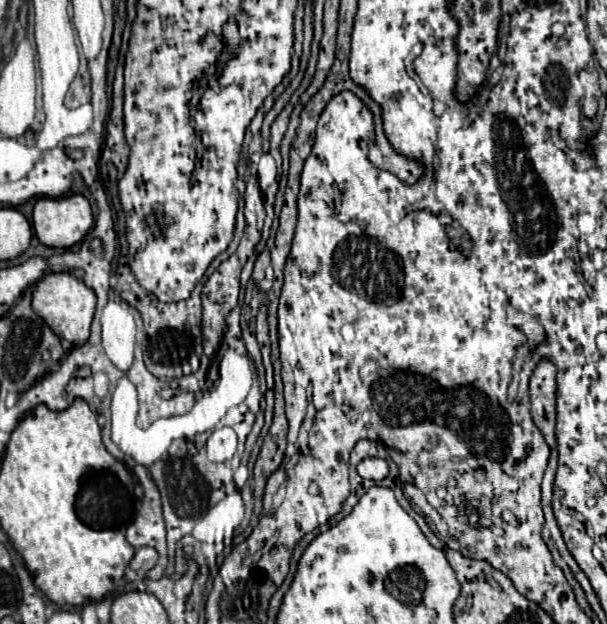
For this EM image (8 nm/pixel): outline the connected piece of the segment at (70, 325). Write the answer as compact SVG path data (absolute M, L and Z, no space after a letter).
M47 272L33 292L33 310L49 324L49 328L63 340L79 346L89 340L91 320L95 314L95 292L87 288L79 278L71 274L53 274Z

